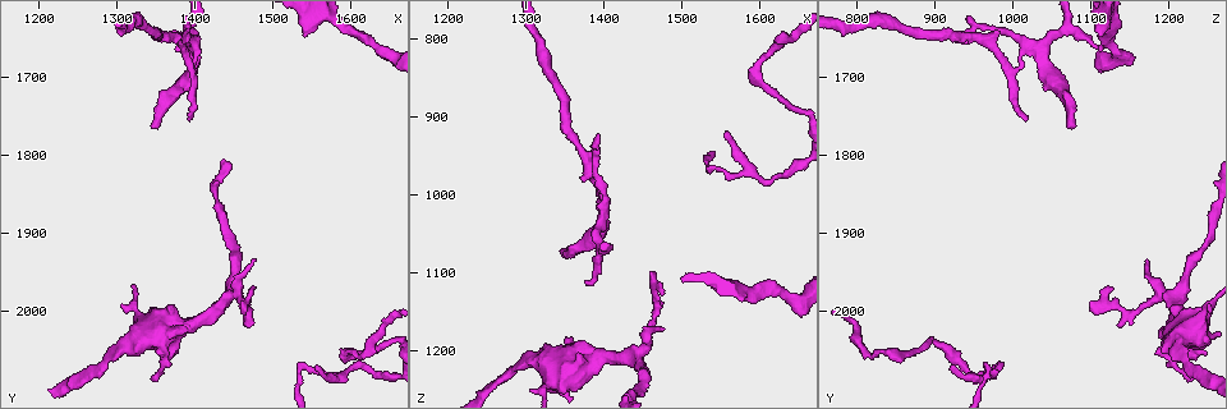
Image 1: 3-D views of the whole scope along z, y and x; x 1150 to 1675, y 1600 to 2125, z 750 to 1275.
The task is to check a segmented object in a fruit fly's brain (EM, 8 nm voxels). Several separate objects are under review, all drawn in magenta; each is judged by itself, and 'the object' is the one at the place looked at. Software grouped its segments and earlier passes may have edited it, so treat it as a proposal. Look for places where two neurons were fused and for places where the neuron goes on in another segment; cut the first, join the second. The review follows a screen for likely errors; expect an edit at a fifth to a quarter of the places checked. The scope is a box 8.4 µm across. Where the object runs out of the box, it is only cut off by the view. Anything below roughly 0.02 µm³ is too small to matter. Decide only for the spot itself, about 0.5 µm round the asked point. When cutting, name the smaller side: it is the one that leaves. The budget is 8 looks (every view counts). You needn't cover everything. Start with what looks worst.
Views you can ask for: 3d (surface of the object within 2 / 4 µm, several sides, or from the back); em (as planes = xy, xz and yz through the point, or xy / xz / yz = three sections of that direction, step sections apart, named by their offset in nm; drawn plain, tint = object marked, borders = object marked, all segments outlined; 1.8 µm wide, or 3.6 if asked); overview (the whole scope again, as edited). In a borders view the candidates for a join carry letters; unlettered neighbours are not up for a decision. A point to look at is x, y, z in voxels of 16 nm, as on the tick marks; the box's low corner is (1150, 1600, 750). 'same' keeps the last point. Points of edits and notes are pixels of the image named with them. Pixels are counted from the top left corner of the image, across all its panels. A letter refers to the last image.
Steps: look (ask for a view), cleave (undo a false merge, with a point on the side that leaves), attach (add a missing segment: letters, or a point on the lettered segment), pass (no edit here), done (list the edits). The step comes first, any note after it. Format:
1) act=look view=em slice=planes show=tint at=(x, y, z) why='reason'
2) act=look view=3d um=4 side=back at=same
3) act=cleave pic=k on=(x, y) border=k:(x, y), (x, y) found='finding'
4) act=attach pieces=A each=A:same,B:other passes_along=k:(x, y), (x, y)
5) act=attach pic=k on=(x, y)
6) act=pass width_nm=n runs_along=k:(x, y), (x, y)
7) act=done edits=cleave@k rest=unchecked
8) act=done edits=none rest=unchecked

act=look view=3d um=2 at=(1345, 1765, 1070) why='an open end'

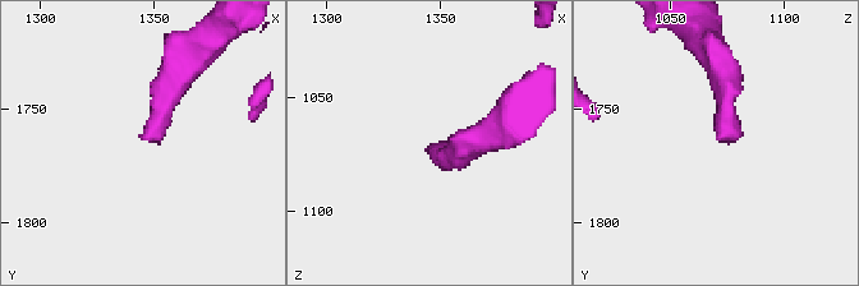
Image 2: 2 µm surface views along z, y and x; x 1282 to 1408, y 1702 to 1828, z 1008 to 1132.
act=look view=em slice=xz step=8 show=tint at=(1347, 1763, 1070) why='now the EM'

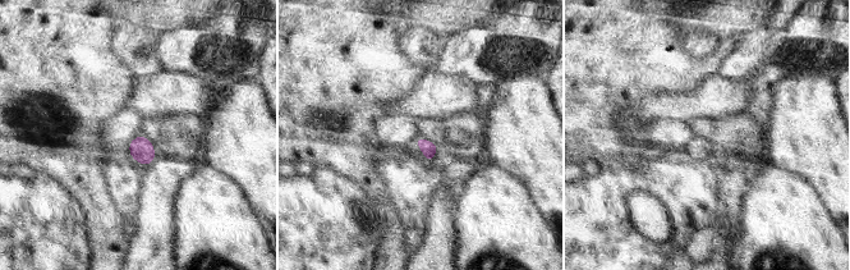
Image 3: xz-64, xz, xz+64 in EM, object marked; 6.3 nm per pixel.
act=look view=em slice=planes show=borders at=same why='cut it another way'

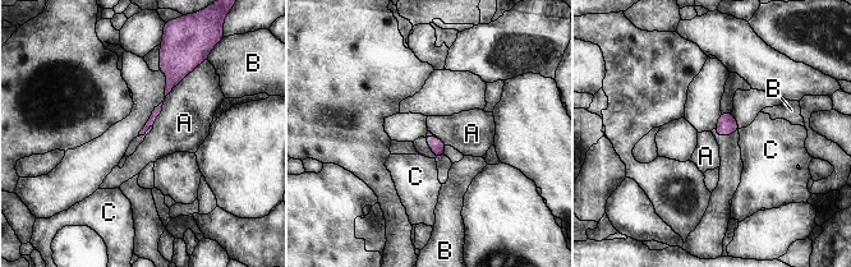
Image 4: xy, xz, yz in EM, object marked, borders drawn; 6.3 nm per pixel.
act=pass longest_contact=A:300nm each=A:other,B:other,C:other border=4:(198, 64), (165, 99) found='no lettered segment goes on from it'

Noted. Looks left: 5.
act=look view=em slice=xy step=8 show=borders at=(1350, 2090, 1230) why='branch stops here'

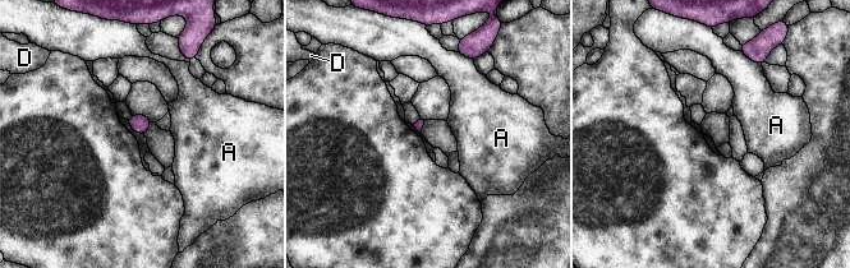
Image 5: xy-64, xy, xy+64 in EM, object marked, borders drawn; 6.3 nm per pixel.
act=look view=em slice=planes show=borders at=same why='another direction'

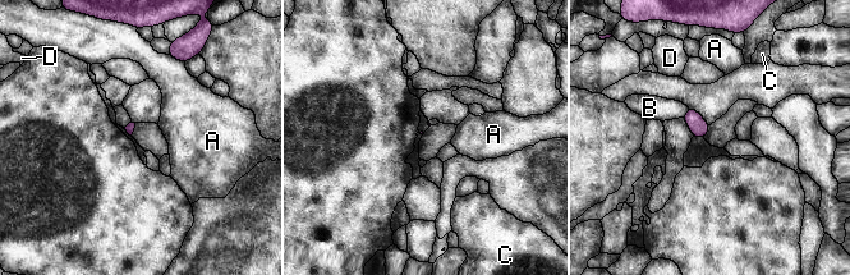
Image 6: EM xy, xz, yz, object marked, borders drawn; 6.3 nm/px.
act=pass longest_contact=A:130nm each=A:other,B:other,C:other,D:other found='no lettered segment goes on from it'

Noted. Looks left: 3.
act=look view=em slice=planes show=tint at=(1475, 1935, 1175) why='an open end'

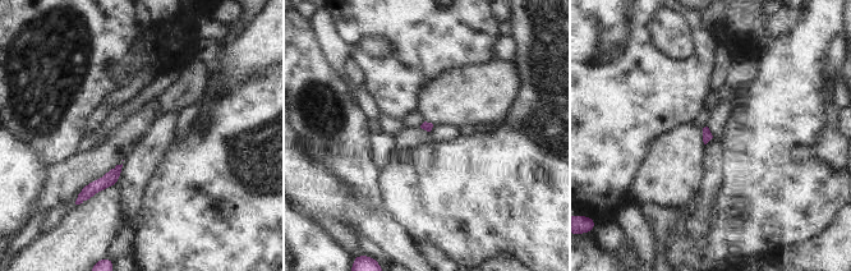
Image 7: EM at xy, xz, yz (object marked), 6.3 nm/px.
act=look view=em slice=planes show=borders at=same

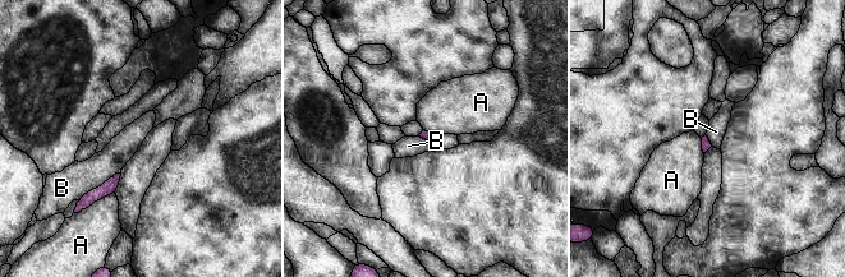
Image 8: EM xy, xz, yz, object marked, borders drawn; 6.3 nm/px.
act=pass each=A:other,B:other border=8:(120, 171), (78, 201) found='none of them fits'

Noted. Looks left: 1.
act=done edits=none rest=unchecked

